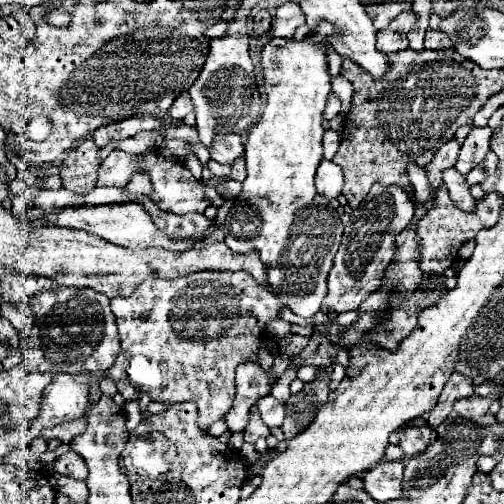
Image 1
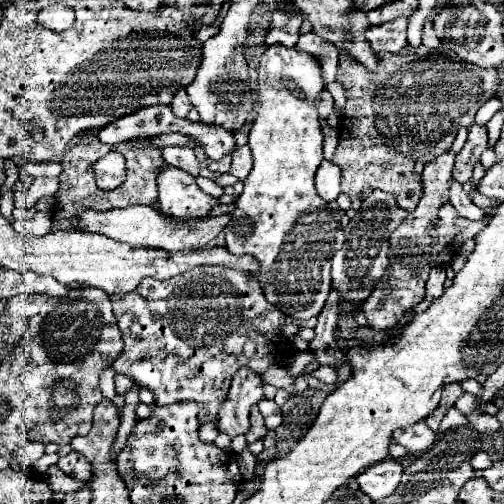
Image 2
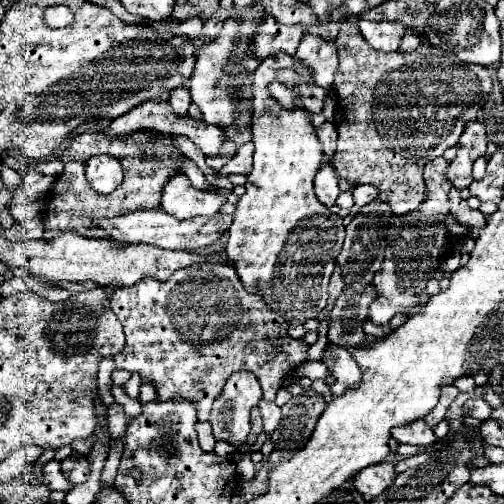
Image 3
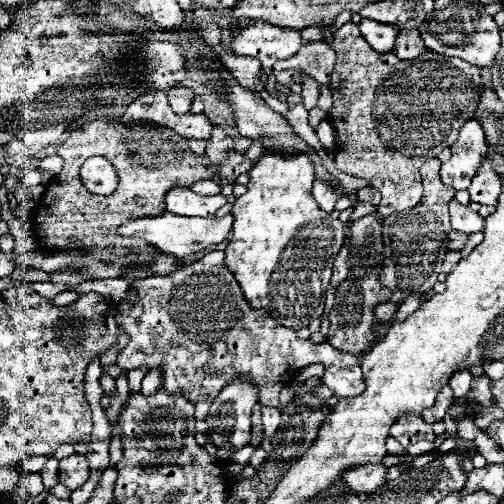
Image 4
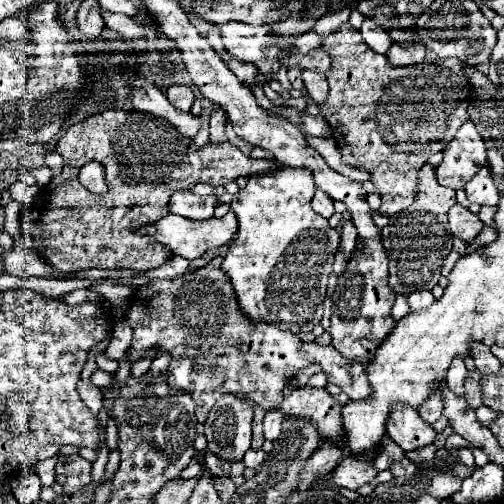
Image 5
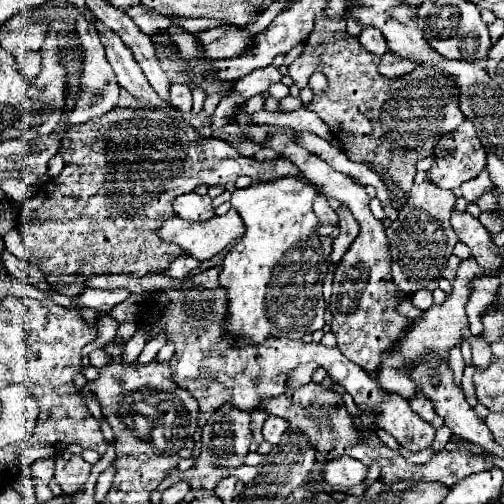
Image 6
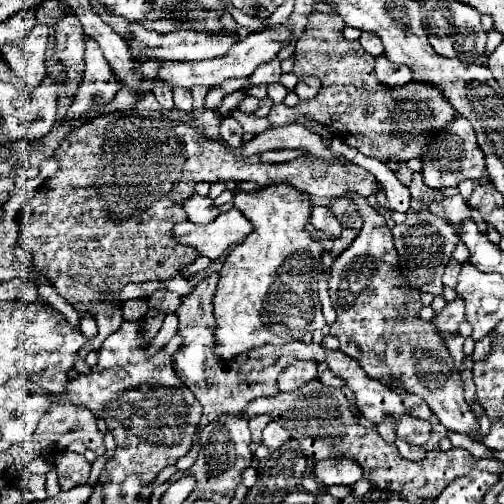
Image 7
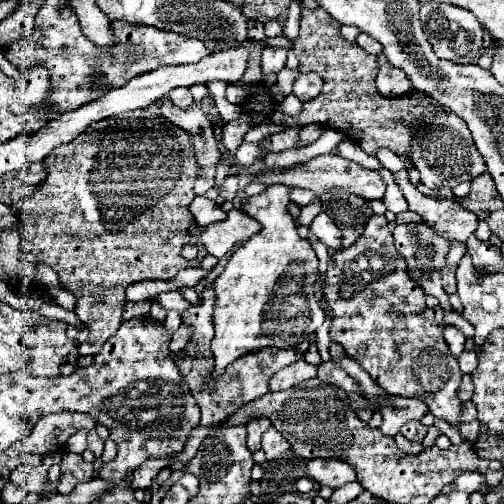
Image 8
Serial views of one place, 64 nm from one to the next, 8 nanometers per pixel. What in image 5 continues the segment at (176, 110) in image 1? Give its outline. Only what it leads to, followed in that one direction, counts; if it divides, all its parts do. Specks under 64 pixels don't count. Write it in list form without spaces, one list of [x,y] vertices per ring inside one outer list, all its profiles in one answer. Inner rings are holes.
[[[172,84],[166,88],[166,98],[174,108],[182,112],[190,112],[190,106],[194,102],[194,92],[186,84]]]

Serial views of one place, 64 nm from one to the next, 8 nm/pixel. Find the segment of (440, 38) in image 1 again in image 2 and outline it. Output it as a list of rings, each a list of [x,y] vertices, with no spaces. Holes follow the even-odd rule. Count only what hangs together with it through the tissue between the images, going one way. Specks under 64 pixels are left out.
[[[428,20],[426,24],[424,24],[424,30],[422,30],[422,44],[426,46],[426,48],[438,48],[442,42],[434,36],[434,30],[432,30],[432,22]]]

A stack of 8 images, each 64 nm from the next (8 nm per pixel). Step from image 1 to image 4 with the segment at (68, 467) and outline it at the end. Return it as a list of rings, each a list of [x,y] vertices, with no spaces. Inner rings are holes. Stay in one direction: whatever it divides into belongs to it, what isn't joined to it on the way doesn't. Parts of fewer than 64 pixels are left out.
[[[72,454],[72,456],[60,460],[58,476],[60,476],[60,482],[64,486],[68,486],[70,490],[80,488],[88,480],[88,474],[90,474],[90,468],[88,468],[86,456]]]

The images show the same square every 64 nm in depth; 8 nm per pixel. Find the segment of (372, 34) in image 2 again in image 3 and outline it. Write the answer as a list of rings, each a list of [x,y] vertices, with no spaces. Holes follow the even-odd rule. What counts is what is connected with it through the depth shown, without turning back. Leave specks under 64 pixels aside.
[[[364,18],[358,22],[362,36],[366,42],[376,48],[378,52],[396,52],[404,34],[404,26],[394,22],[394,24],[372,24]]]

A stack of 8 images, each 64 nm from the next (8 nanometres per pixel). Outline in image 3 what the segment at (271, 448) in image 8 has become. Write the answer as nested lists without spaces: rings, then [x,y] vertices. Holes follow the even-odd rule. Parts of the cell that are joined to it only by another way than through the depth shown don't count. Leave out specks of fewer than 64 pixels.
[[[262,400],[258,404],[260,412],[262,412],[262,420],[264,420],[264,432],[266,434],[272,434],[280,422],[280,408],[274,404],[274,402],[266,402]]]

